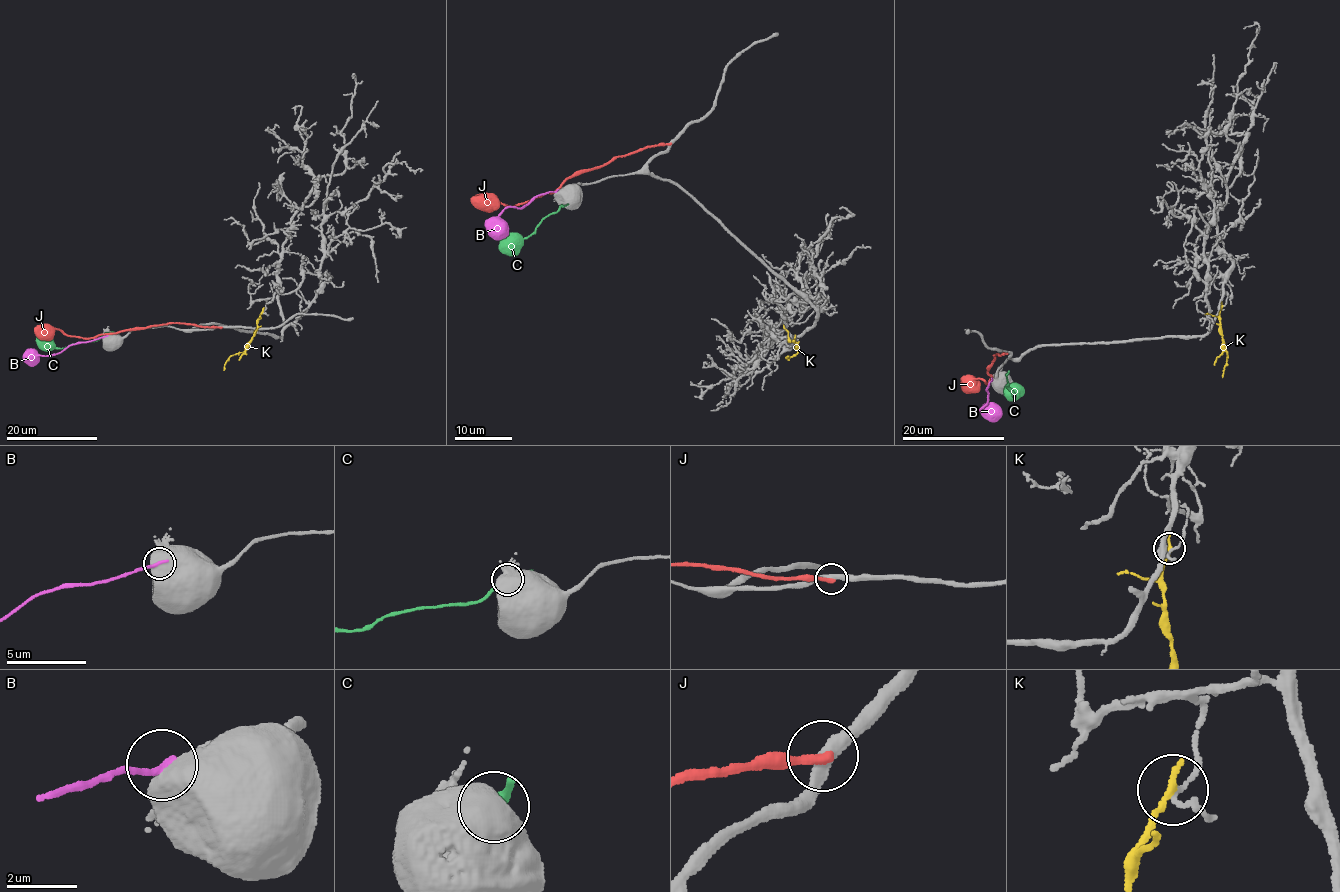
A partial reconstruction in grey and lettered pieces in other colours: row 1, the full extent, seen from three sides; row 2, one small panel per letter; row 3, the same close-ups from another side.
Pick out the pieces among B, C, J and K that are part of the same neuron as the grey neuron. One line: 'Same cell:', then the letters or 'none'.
Same cell: none

